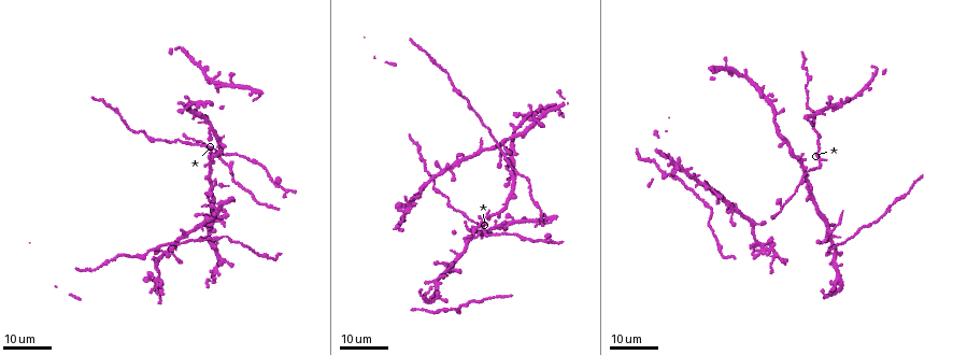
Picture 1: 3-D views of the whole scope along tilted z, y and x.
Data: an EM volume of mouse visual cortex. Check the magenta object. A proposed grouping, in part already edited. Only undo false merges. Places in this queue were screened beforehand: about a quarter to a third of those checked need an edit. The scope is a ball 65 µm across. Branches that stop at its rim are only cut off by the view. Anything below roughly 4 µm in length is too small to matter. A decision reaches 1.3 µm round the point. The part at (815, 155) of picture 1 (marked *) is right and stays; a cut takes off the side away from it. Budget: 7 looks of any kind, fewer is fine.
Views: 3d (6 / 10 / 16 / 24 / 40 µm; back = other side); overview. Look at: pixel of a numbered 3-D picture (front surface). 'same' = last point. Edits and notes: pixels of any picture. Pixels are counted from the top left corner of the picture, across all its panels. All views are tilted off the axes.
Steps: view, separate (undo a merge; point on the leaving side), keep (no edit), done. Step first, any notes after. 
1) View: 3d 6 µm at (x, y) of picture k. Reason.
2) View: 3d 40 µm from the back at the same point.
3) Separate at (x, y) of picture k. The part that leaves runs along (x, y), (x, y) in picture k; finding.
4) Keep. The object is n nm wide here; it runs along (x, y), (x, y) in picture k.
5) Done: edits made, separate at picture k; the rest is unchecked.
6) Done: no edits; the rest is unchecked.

View: 3d 24 µm at (777, 114) of picture 1. Four arms meet.

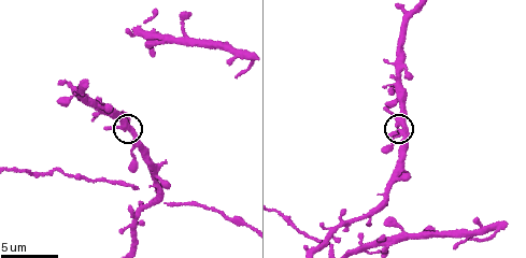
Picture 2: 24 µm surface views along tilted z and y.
View: 3d 10 µm at the same point.

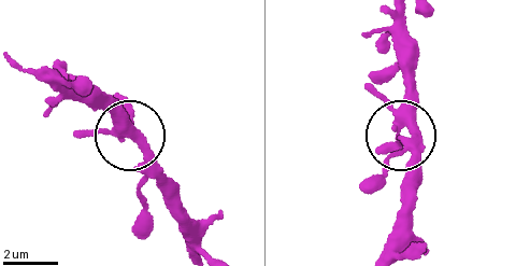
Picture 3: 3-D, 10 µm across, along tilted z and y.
Keep. The object is 300 nm wide here; continuous, no second neuron.

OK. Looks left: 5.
View: 3d 10 µm at (173, 38) of picture 2. Three-way junction.

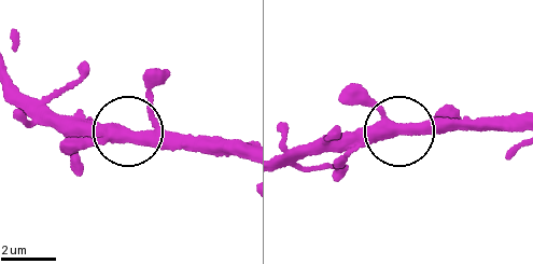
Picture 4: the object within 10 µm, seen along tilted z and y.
Keep. 3 arms meet here; one neuron here.

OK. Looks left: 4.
View: 3d 16 µm at (830, 234) of picture 1. Three-way junction.

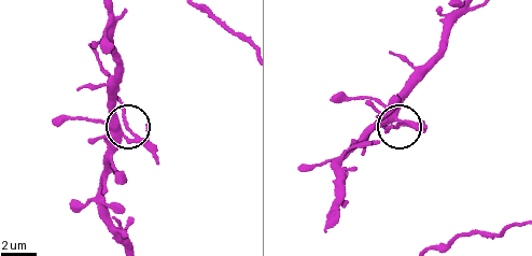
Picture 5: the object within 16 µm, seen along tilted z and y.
View: 3d 10 µm at (126, 126) of picture 5.

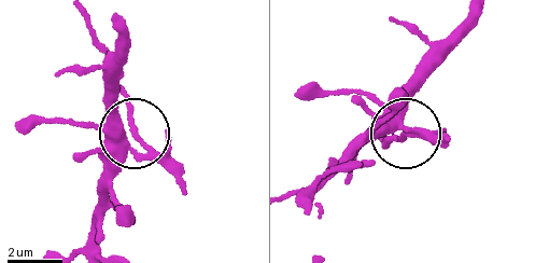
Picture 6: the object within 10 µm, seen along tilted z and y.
Separate at (170, 136) of picture 6. The side arm is 32 µm long; the part that leaves runs along (138, 151), (128, 102), (88, 21) in picture 6; a second neuron is stuck on.

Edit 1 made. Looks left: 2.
Done: edits made, separate at picture 6; the rest is unchecked.

